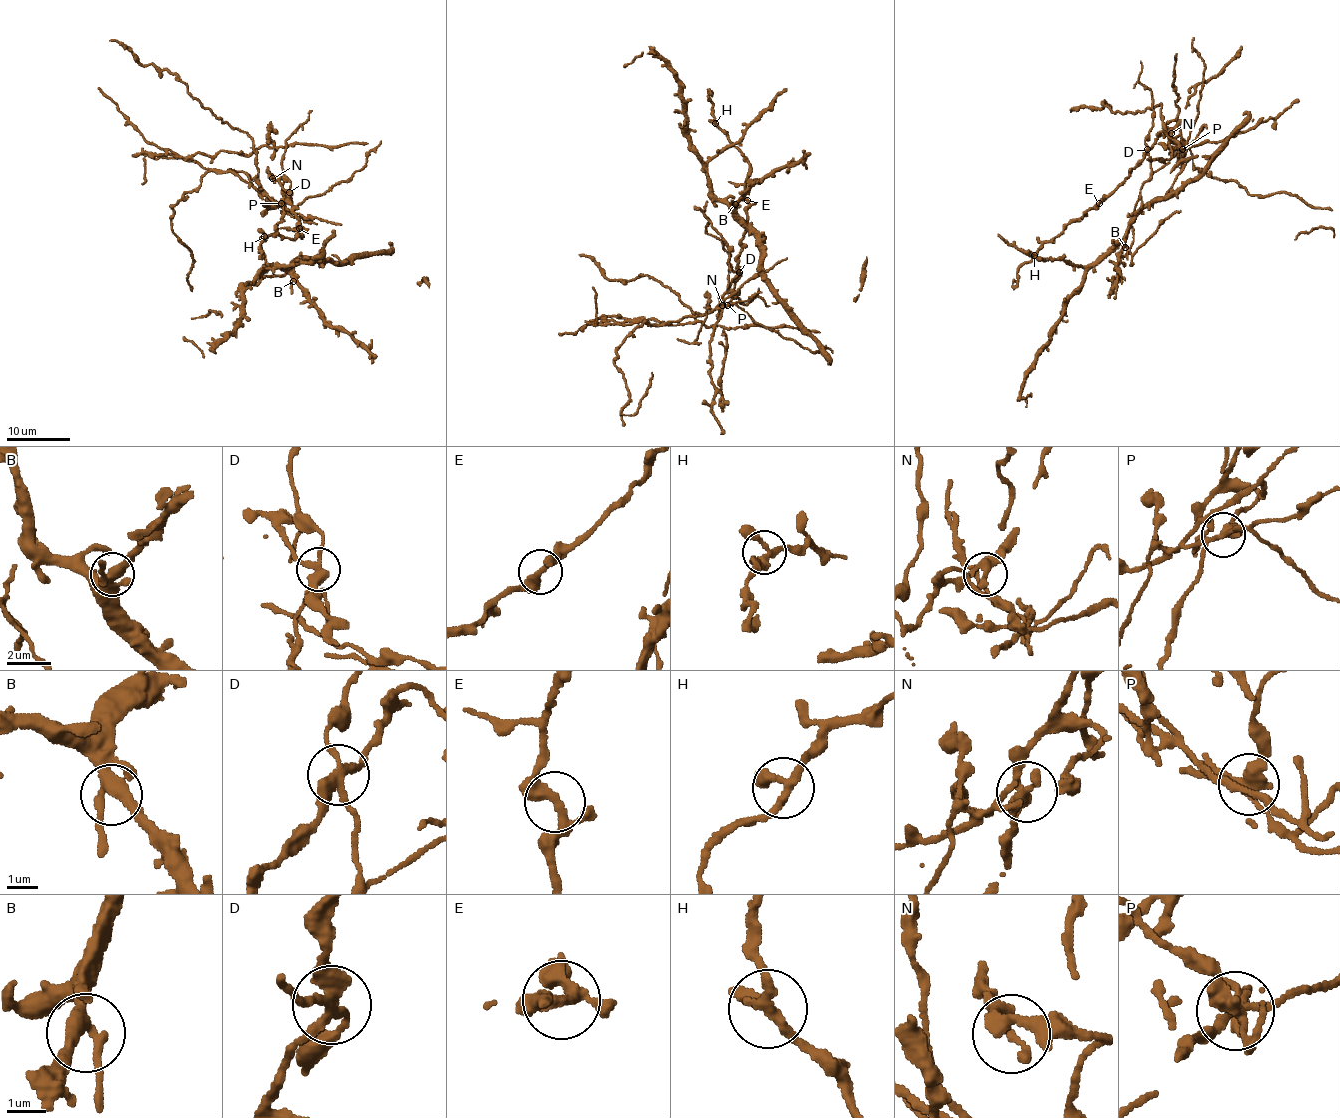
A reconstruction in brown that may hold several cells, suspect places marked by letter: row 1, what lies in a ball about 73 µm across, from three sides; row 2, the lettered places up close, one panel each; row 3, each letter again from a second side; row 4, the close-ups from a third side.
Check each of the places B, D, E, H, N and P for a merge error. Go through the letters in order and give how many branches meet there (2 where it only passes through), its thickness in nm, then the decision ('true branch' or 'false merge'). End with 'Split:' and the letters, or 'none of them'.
B: branches 4; calibre 360 nm; true branch
D: branches 4; calibre 320 nm; false merge
E: branches 4; calibre 280 nm; true branch
H: branches 3; calibre 240 nm; true branch
N: branches 2; calibre 320 nm; true branch
P: branches 3; calibre 320 nm; false merge
Split: D, P

